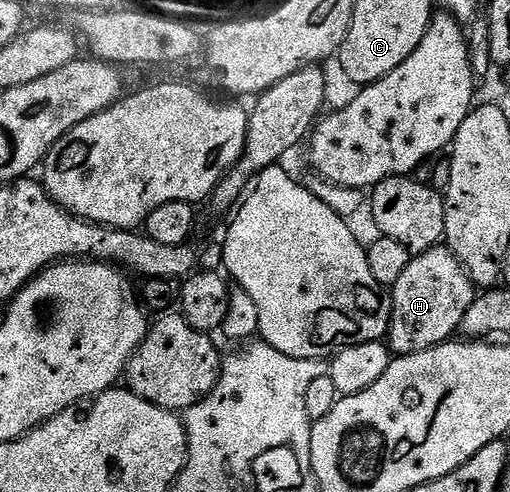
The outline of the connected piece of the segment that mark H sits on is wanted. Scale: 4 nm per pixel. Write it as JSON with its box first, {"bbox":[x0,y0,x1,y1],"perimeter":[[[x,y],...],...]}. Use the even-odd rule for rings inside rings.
{"bbox":[388,247,475,354],"perimeter":[[[435,247],[411,256],[408,267],[404,267],[404,275],[396,279],[388,297],[391,354],[419,353],[451,340],[461,330],[464,315],[468,307],[472,307],[475,296],[474,282],[449,249]]]}

